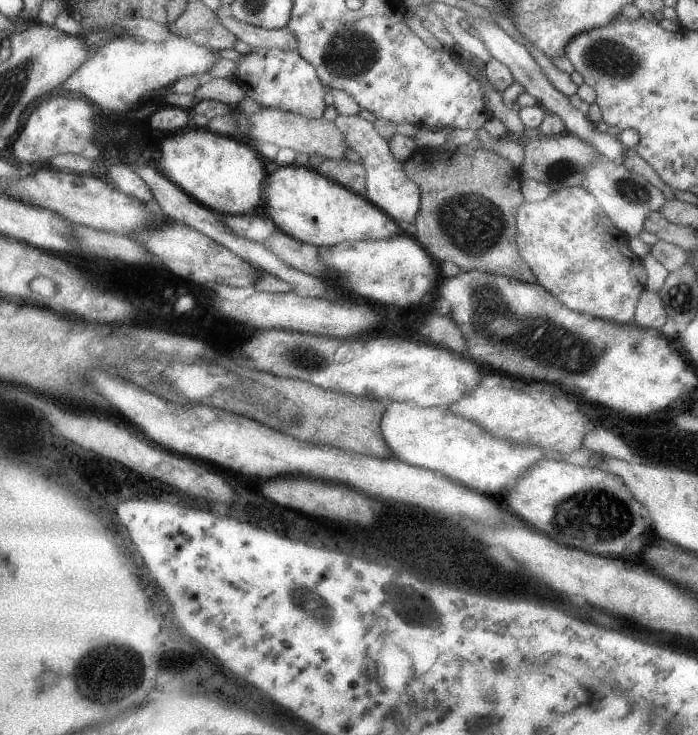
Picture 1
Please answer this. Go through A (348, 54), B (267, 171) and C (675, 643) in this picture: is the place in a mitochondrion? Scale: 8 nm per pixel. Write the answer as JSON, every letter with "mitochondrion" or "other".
{"A":"mitochondrion","B":"other","C":"other"}

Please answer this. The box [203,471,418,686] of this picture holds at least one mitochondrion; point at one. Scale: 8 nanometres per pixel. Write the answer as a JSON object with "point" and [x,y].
{"point":[297,596]}

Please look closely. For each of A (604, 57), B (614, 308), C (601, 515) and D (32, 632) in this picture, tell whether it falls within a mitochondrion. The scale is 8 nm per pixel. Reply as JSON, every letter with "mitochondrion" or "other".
{"A":"mitochondrion","B":"other","C":"mitochondrion","D":"other"}

